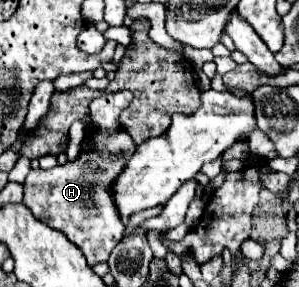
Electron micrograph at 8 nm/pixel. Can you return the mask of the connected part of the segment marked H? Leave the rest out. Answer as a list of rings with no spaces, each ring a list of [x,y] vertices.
[[[129,90],[95,98],[89,110],[97,130],[87,138],[89,148],[81,150],[75,162],[67,160],[63,166],[51,170],[31,170],[25,180],[23,204],[41,222],[65,232],[65,236],[83,250],[89,266],[107,262],[111,250],[125,236],[125,226],[119,220],[119,212],[115,212],[115,200],[111,200],[111,180],[123,172],[127,158],[131,158],[137,148],[131,136],[119,128],[119,116],[129,106],[131,98],[133,94]]]

